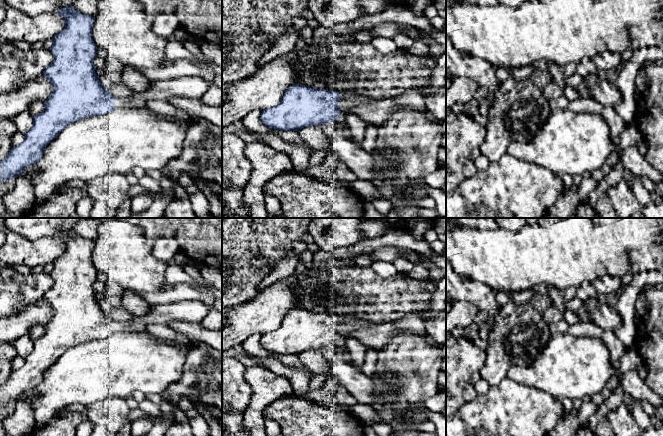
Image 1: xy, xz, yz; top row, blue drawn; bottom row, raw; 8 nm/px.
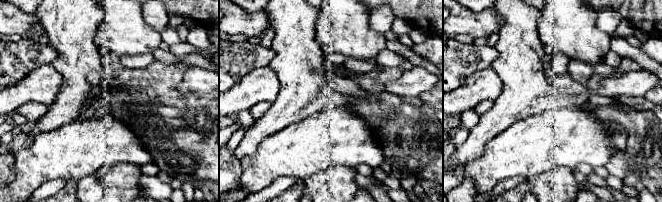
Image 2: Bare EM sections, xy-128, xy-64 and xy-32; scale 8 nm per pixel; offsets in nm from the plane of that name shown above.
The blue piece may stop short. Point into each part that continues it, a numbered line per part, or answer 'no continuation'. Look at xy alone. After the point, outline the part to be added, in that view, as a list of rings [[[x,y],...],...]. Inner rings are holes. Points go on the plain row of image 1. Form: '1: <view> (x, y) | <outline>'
1: xy (194, 311) | [[[183,300],[170,304],[152,305],[151,310],[127,322],[117,322],[116,332],[143,332],[150,324],[169,324],[179,320],[201,323],[211,310],[201,301]]]

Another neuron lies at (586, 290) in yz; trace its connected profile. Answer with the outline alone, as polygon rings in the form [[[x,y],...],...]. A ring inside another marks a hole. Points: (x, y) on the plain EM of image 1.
[[[584,281],[576,290],[576,296],[584,303],[590,298],[596,298],[597,292],[592,282]]]

